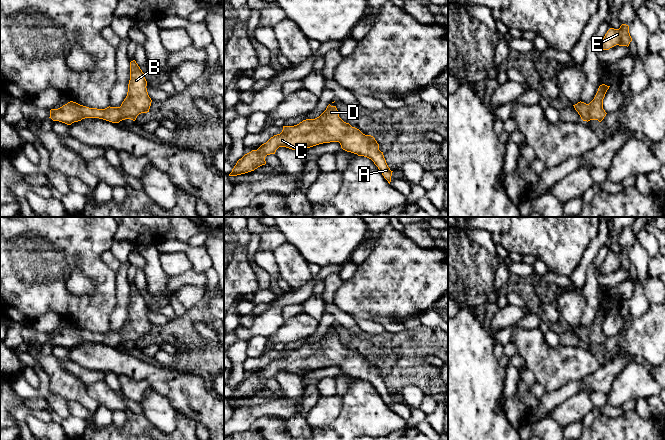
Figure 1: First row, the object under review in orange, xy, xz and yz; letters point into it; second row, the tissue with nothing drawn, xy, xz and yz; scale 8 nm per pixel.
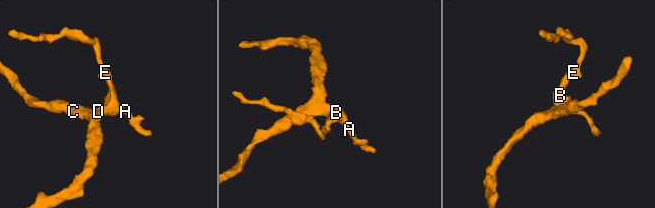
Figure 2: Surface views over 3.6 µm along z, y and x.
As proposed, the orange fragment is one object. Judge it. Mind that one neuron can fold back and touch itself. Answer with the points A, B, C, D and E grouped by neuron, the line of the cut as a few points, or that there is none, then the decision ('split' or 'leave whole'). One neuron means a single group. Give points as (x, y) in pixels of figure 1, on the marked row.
A B C D E; no cut; leave whole

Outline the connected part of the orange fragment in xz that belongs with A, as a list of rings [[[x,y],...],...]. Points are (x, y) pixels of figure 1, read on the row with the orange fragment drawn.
[[[330,104],[315,119],[306,119],[294,126],[283,126],[280,134],[239,159],[229,176],[245,174],[265,165],[265,157],[275,154],[279,147],[303,152],[307,148],[330,142],[339,142],[343,150],[371,159],[390,184],[393,171],[388,167],[375,138],[344,122],[336,106]]]

